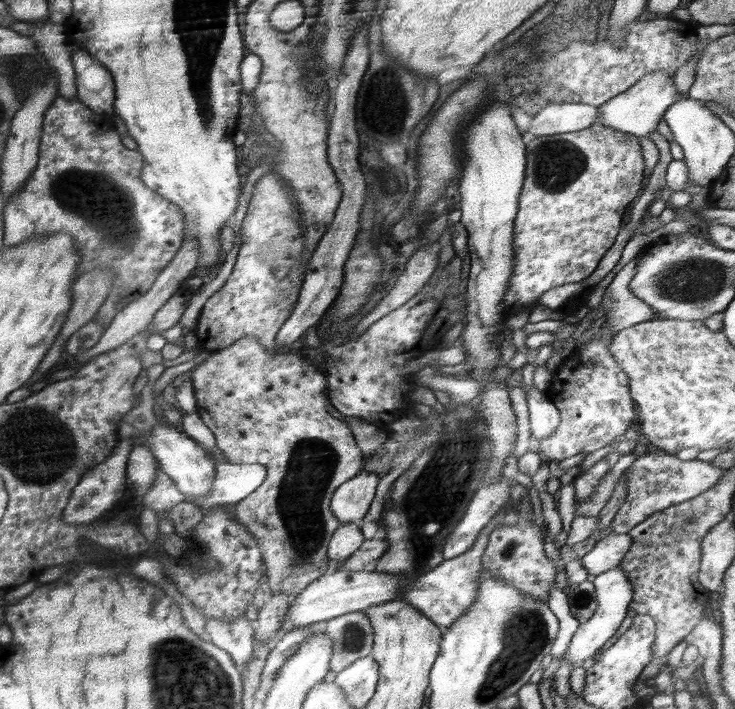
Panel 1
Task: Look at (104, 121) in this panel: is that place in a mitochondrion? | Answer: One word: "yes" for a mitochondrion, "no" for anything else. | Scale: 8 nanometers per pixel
no

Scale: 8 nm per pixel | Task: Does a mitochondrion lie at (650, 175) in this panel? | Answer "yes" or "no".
no

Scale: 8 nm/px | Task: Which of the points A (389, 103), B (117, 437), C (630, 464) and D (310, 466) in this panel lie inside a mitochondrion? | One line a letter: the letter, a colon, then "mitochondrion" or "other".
A: mitochondrion
B: other
C: other
D: mitochondrion

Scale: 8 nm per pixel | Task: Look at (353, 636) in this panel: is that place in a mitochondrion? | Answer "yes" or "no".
yes

